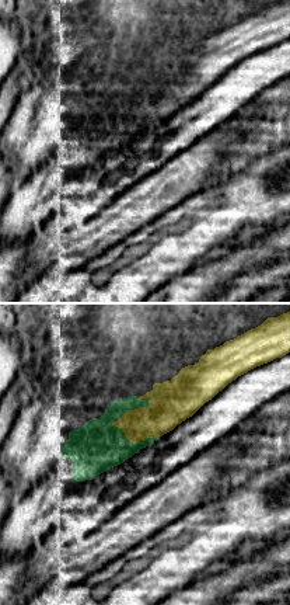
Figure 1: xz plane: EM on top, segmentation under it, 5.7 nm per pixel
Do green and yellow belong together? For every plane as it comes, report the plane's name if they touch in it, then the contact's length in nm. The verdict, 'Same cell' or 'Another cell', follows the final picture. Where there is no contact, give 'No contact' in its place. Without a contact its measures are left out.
Touches green in xz. Shared border 300 nm

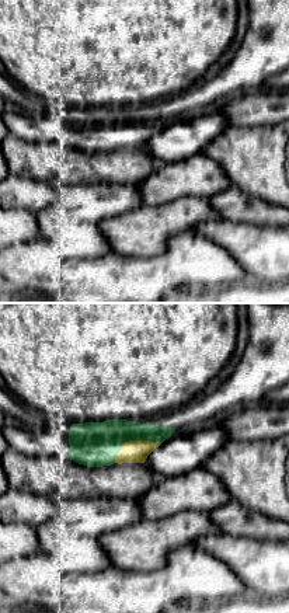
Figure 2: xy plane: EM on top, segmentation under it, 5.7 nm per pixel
Touches green in xy. Shared border 300 nm

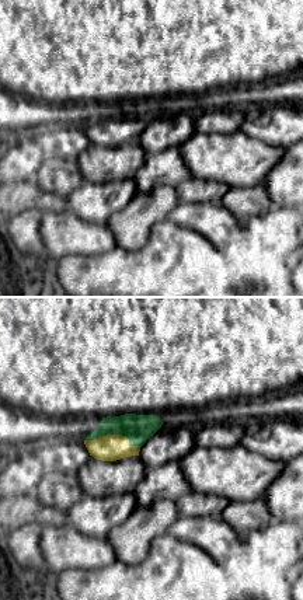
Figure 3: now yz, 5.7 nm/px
Touches green in yz. Shared border 320 nm

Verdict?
Same cell

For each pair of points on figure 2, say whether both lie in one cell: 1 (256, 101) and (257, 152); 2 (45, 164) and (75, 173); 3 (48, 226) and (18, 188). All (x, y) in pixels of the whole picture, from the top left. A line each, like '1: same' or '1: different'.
1: different
2: same
3: different

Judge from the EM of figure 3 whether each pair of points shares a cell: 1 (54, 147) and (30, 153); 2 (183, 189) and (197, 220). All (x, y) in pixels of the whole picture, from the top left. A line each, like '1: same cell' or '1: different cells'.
1: different cells
2: different cells

